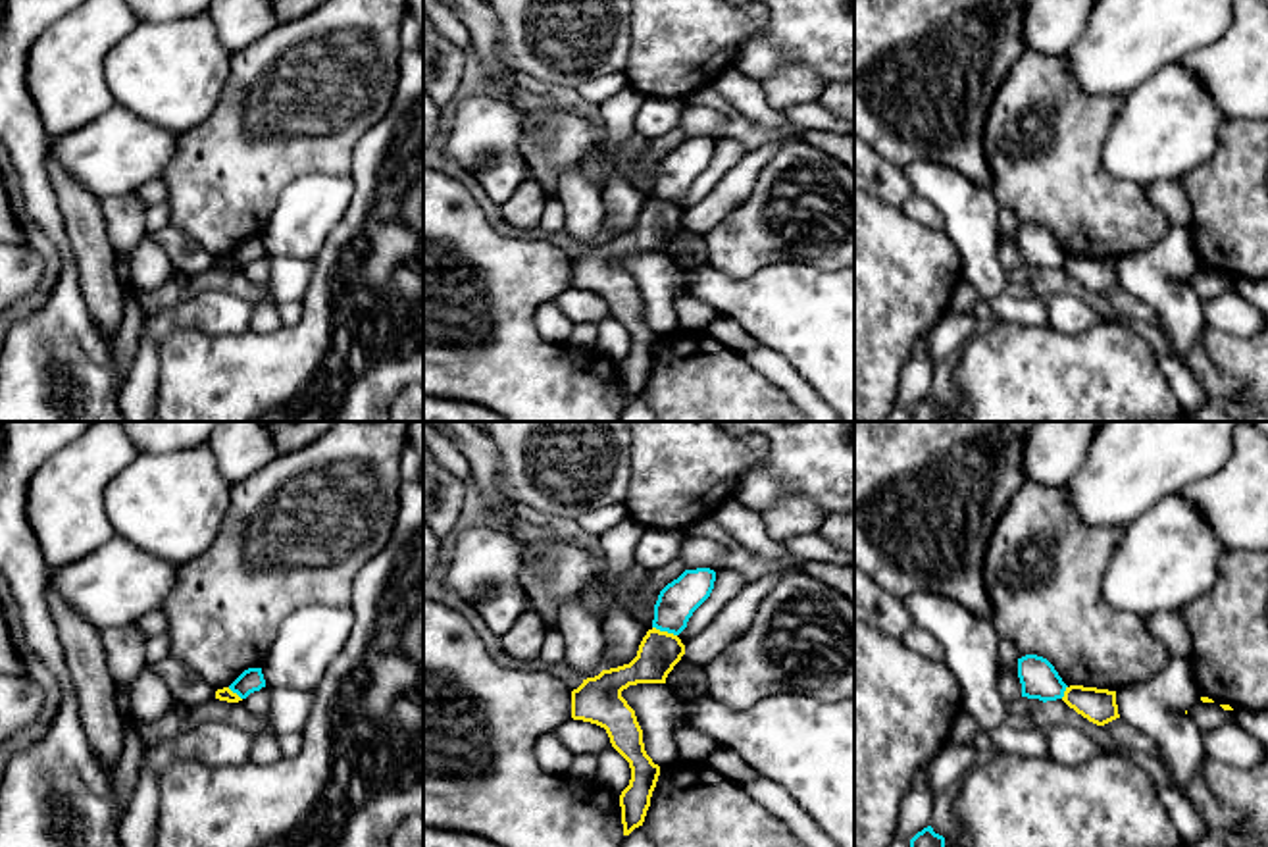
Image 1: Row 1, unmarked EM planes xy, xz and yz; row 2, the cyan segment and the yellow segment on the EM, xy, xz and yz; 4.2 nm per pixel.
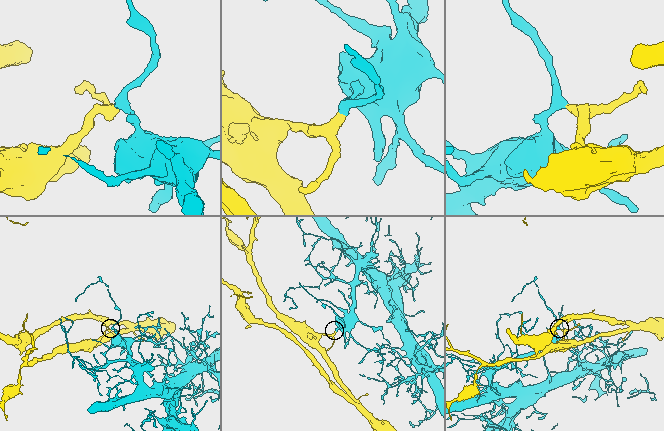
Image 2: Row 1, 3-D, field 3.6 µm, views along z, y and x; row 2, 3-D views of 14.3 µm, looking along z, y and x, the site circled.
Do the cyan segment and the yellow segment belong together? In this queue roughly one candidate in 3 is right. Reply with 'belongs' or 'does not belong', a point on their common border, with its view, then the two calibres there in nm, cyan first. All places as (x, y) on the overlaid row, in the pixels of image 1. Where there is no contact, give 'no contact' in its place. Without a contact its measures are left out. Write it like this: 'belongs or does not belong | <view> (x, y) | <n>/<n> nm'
does not belong | xz (664, 630) | 160/170 nm

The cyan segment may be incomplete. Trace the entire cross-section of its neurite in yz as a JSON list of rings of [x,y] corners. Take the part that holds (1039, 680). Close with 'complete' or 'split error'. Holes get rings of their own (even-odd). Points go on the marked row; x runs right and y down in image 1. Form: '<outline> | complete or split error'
[[[1037,654],[1018,658],[1018,678],[1022,697],[1039,699],[1043,703],[1062,699],[1068,687],[1054,666]]] | complete

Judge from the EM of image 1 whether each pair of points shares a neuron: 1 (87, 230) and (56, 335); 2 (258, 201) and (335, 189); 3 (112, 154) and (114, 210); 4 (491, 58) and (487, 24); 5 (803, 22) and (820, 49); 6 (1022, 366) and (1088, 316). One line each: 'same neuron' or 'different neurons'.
1: different neurons
2: different neurons
3: different neurons
4: same neuron
5: same neuron
6: different neurons

